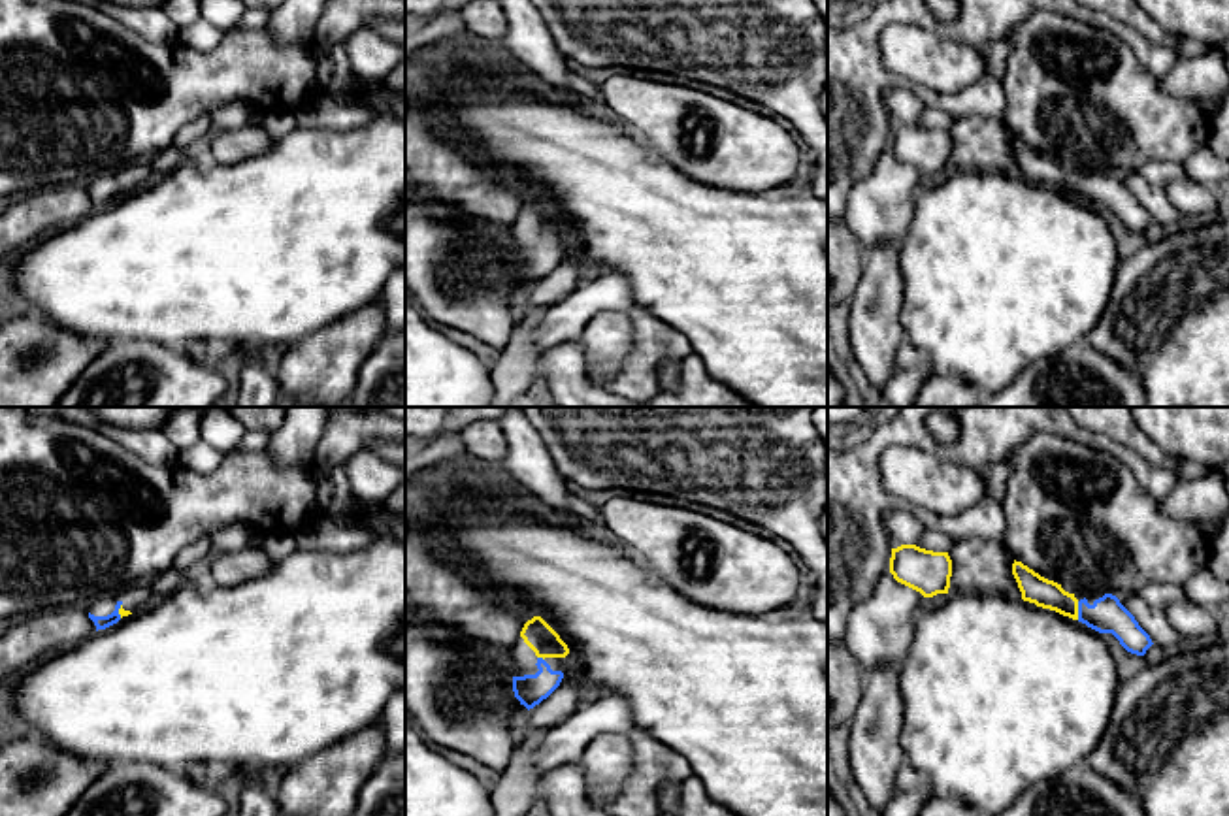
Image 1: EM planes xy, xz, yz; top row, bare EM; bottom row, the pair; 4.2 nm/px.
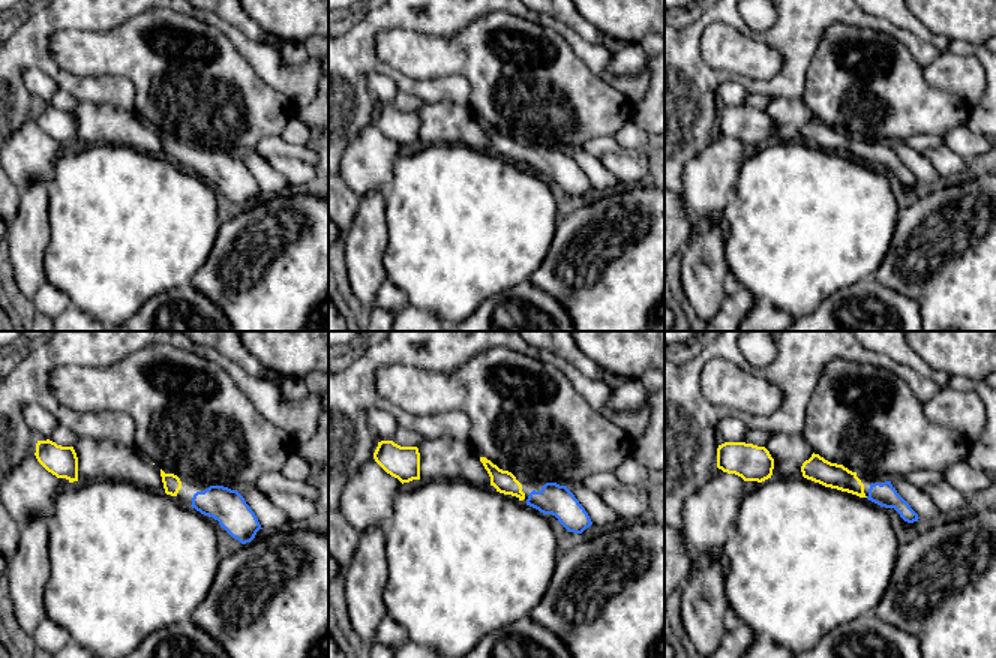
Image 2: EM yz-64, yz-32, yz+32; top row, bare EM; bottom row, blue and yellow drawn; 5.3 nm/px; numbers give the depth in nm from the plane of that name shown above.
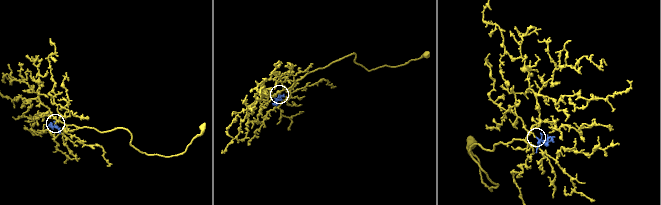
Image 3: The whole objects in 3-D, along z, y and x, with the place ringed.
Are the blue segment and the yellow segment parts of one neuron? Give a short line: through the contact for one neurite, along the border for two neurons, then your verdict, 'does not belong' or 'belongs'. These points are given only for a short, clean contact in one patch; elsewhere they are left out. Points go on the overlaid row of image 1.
yz (1107, 615), (1079, 611), (1035, 588) | belongs

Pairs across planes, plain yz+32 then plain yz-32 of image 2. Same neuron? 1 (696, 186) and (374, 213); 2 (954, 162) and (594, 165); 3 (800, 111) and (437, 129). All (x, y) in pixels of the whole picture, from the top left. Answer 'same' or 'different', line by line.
1: different
2: different
3: same

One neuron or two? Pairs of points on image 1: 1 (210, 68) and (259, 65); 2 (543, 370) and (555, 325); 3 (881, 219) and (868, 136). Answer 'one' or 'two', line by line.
1: one
2: two
3: two

